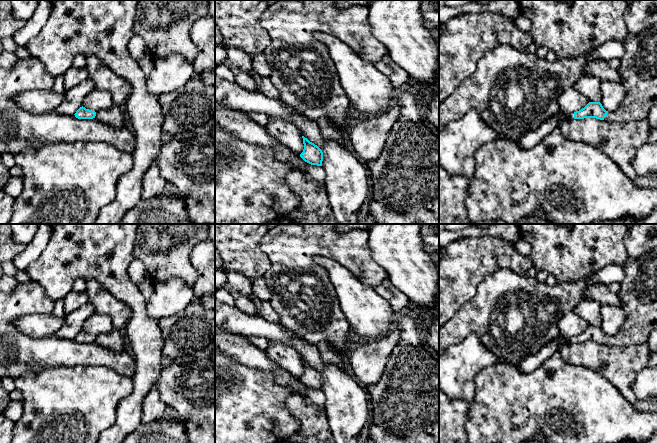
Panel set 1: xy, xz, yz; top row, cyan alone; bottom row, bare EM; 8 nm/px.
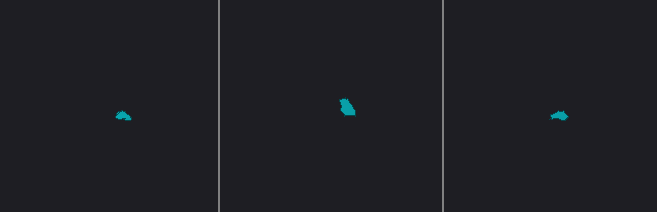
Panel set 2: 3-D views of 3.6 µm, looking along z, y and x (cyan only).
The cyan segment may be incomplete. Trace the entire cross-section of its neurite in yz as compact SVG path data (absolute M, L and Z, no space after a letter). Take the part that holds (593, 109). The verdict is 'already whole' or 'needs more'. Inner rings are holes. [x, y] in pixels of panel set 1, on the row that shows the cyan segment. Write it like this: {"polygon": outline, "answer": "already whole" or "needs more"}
{"polygon": "M657 23L644 30L639 35L629 34L623 40L624 55L620 58L619 82L625 87L626 95L618 109L614 112L606 111L600 102L589 102L584 108L568 114L568 119L596 118L609 122L637 122L647 118L652 108L657 106Z", "answer": "needs more"}

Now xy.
{"polygon": "M80 107L74 114L78 119L93 119L96 116L96 112L86 109L85 107Z", "answer": "already whole"}

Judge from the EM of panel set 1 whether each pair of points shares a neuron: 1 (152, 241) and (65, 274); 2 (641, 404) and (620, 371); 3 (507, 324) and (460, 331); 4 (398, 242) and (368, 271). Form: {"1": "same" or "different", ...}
{"1": "different", "2": "different", "3": "same", "4": "different"}

